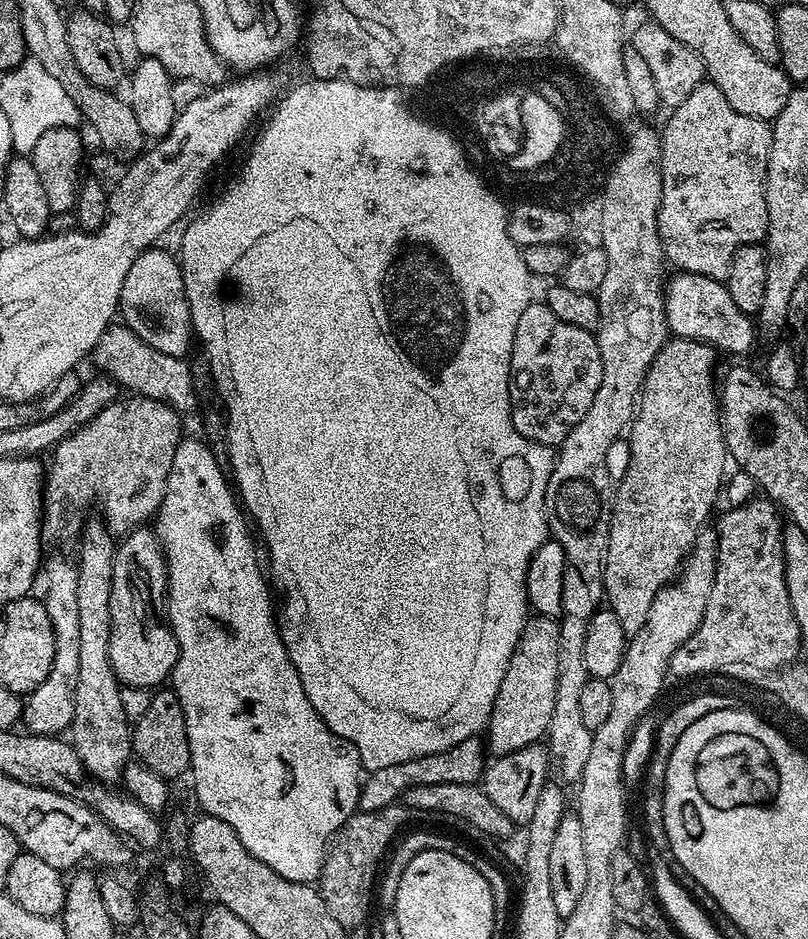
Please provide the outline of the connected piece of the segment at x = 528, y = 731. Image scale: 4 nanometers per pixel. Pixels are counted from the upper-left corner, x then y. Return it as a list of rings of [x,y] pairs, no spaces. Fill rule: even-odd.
[[[533,615],[524,623],[516,653],[510,658],[502,686],[498,686],[498,698],[494,698],[488,719],[486,748],[493,757],[505,756],[545,739],[554,714],[554,690],[558,690],[559,637],[560,626],[553,617]]]

